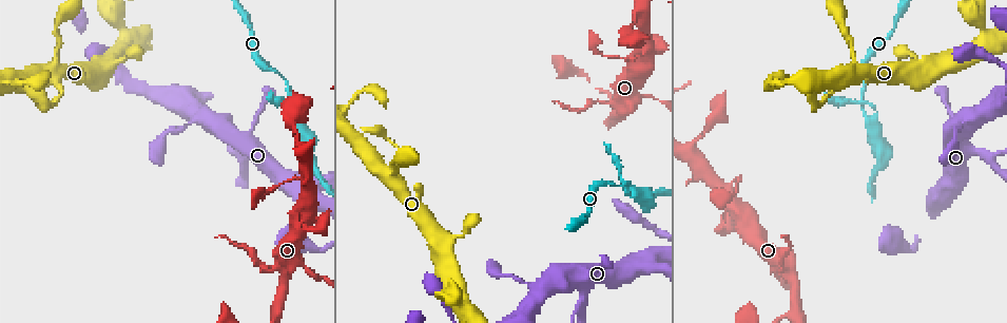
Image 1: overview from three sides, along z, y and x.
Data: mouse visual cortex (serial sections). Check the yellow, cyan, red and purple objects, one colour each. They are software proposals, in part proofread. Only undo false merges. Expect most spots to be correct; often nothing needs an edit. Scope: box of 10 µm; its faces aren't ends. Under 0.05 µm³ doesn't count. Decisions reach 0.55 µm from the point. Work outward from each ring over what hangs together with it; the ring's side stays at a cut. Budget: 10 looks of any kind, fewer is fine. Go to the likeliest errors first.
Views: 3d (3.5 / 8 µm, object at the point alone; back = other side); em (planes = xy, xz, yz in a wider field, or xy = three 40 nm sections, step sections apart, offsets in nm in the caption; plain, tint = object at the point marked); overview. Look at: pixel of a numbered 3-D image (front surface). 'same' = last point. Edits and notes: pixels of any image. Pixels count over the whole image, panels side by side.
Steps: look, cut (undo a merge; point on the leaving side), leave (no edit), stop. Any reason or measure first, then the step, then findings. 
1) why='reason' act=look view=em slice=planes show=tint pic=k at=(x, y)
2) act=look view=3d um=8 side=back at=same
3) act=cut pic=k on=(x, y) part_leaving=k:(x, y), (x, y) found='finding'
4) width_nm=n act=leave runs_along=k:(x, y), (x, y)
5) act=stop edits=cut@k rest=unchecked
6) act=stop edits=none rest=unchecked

why='arms part here' act=look view=3d um=3.5 side=back pic=1 at=(863, 99)

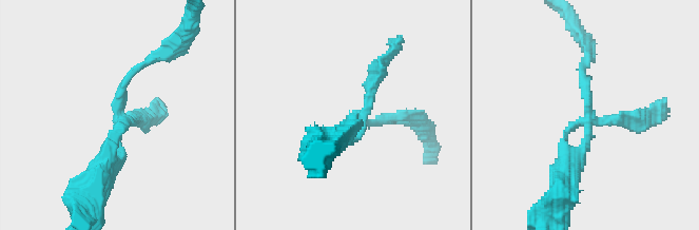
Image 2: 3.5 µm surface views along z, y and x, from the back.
why='now the EM' act=look view=em slice=xy step=2 show=tint pic=2 at=(118, 116)

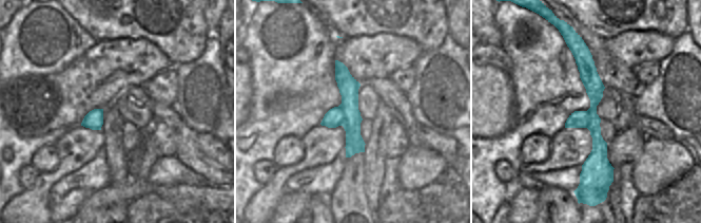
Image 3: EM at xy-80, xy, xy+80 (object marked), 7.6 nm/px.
act=leave runs_along=2:(149, 58), (119, 94), (100, 178) found='one cell here'

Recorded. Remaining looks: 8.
why='small branch off a trunk' act=look view=3d um=8 pic=1 at=(303, 208)

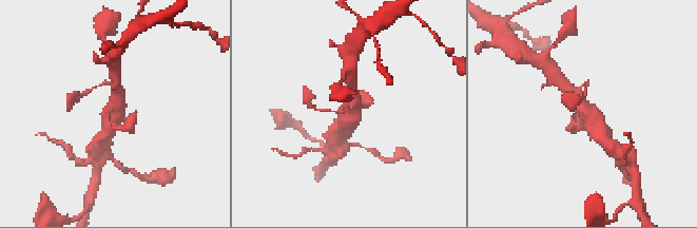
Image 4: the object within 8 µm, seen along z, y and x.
act=look view=3d um=3.5 at=same

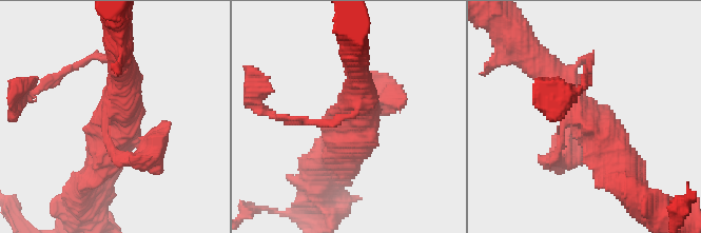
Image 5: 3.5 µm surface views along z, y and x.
arms=4 arm_widths_nm=150,150,400,600 why='need the tissue' act=look view=em slice=xy step=5 show=tint pic=5 at=(567, 116)

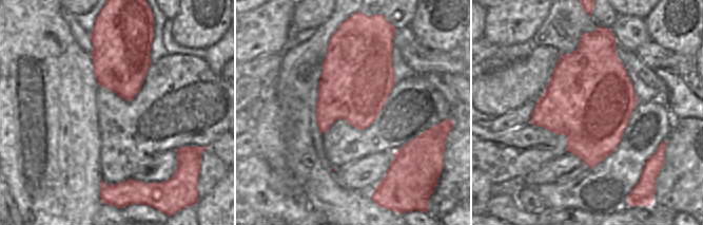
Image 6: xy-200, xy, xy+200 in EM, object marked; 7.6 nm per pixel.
act=leave runs_along=5:(615, 157), (609, 144), (528, 47) found='all the same cell'

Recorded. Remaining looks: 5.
why='thin neck' act=look view=3d um=3.5 pic=1 at=(985, 158)

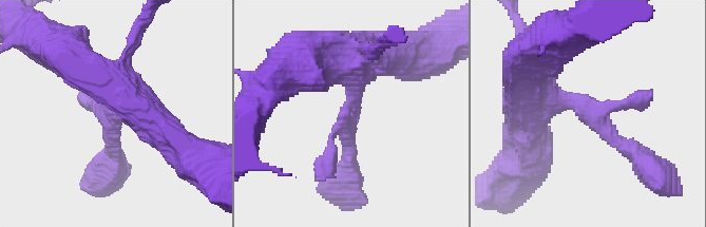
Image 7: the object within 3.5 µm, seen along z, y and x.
arms=3 arm_widths_nm=200,250,400 why='need the tissue' act=look view=em slice=xy step=3 show=tint pic=7 at=(592, 112)

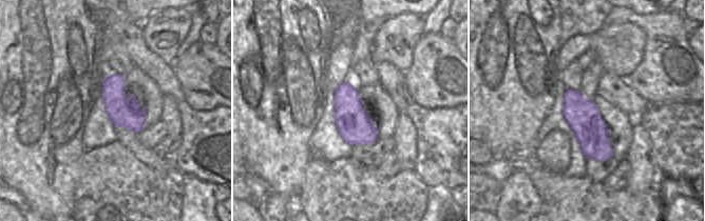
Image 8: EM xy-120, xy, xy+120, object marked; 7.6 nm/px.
why='cut it another way' act=look view=em slice=xy step=2 show=tint at=same

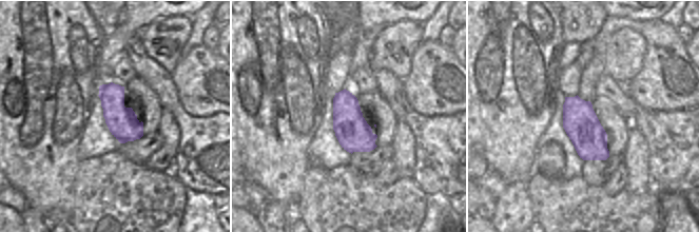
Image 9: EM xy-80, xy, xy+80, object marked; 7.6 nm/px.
act=leave runs_along=7:(528, 99), (576, 102), (635, 161) found='continuous, no second cell'

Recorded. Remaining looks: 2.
why='small branch off a trunk' act=look view=3d um=8 pic=1 at=(110, 65)

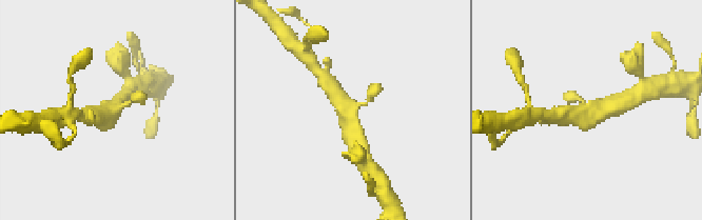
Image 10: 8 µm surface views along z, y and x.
act=look view=3d um=3.5 side=back at=same

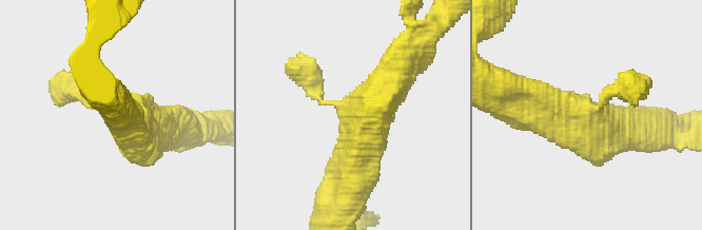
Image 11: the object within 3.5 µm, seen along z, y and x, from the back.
act=leave runs_along=11:(404, 58), (371, 107), (355, 177) found='one cell here'

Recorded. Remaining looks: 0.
act=stop edits=none rest=unchecked

